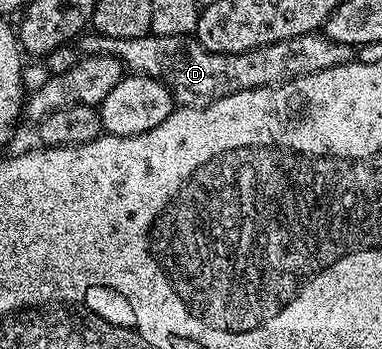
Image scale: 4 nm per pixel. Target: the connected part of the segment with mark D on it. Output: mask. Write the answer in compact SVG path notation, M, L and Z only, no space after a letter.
M87 32L78 39L77 46L83 49L84 55L108 54L118 58L130 73L144 74L164 82L179 106L207 106L218 98L242 90L280 86L294 78L325 72L325 68L343 66L353 58L352 47L335 42L322 32L302 34L240 54L209 52L194 37L185 34L161 36L149 33L133 40L117 40Z

